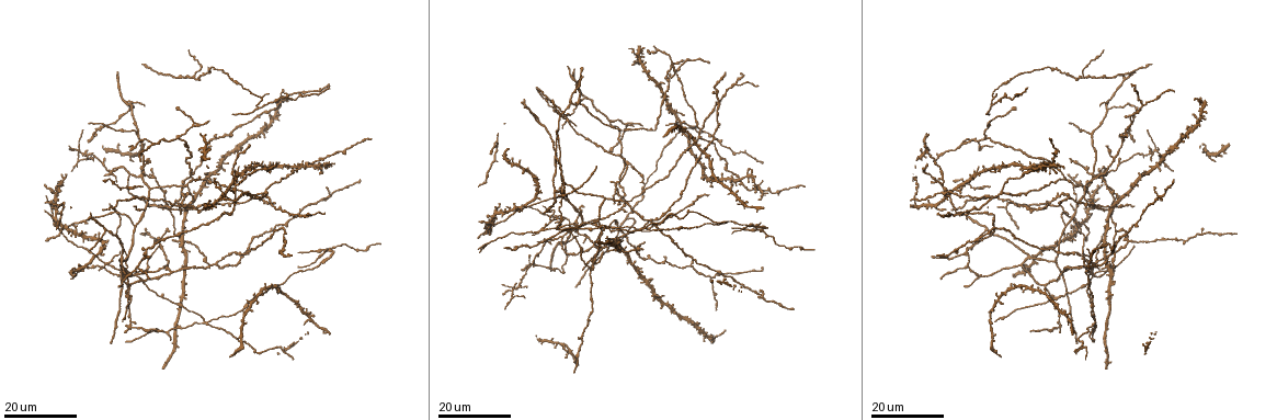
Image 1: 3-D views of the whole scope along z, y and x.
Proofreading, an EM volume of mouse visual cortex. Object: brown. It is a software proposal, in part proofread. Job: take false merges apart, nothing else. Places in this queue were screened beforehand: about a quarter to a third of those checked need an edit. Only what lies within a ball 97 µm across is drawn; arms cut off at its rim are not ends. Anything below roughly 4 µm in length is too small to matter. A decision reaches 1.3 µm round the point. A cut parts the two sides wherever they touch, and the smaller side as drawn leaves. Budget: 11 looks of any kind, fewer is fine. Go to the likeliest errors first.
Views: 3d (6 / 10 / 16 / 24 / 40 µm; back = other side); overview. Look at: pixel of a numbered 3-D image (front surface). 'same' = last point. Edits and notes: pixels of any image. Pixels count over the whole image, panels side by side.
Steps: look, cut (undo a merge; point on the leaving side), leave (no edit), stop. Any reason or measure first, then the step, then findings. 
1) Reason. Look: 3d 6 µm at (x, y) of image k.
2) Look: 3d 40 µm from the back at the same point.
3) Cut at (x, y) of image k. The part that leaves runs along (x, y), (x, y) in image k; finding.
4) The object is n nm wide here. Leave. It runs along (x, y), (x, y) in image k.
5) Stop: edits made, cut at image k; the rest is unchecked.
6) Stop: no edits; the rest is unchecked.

Look: 3d 16 µm at (615, 186) of image 1.

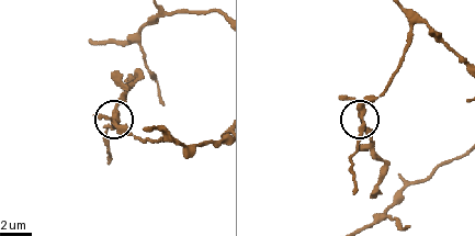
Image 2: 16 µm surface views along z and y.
Look: 3d 6 µm at (365, 111) of image 2.

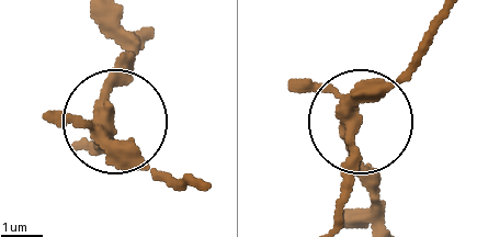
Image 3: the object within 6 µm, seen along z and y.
4 arms meet here. Leave. It runs along (386, 218), (354, 131), (343, 225) in image 3; continuous, no second neuron.

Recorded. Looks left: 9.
Two arms at a narrow angle. Look: 3d 24 µm at (110, 173) of image 1.

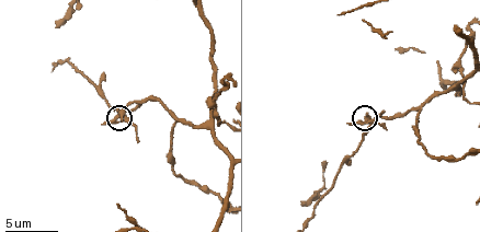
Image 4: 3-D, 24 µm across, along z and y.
Look: 3d 10 µm at (369, 122) of image 4.

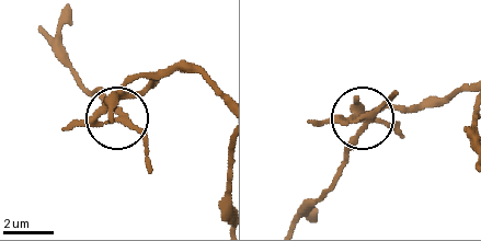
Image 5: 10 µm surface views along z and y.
The object is 260 nm wide here. Cut at (347, 152) of image 5. Two neurons meet here.

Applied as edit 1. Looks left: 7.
Three-way junction. Look: 3d 16 µm at (629, 162) of image 1.

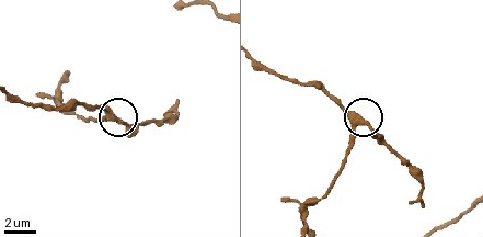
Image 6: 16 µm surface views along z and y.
Look: 3d 10 µm at (360, 117) of image 6.

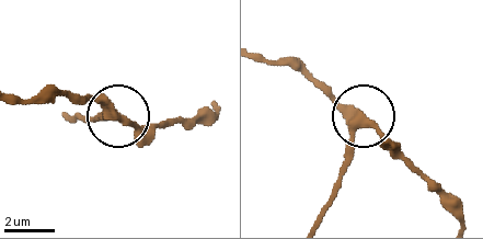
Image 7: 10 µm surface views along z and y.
3 arms meet here. Leave. It runs along (68, 114), (87, 121), (118, 114), (149, 127), (172, 127) in image 7; all the same neuron.

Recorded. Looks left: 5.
Look: 3d 16 µm at (993, 97) of image 1.

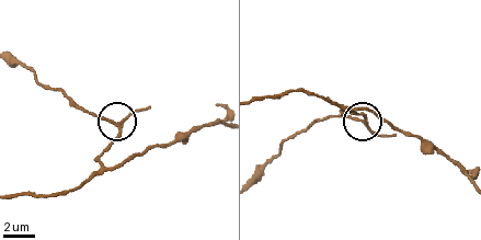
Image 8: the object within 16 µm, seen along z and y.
Look: 3d 6 µm at (121, 133) of image 8.

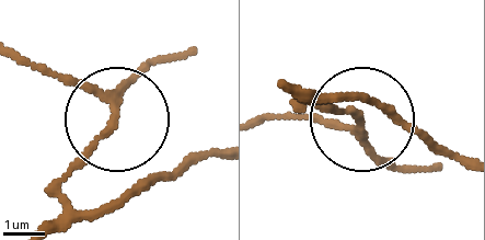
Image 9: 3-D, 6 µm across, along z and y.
3 arms meet here. Cut at (153, 64) of image 9. A second neuron is stuck on.

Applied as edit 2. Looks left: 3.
See it whole again. Look: overview.

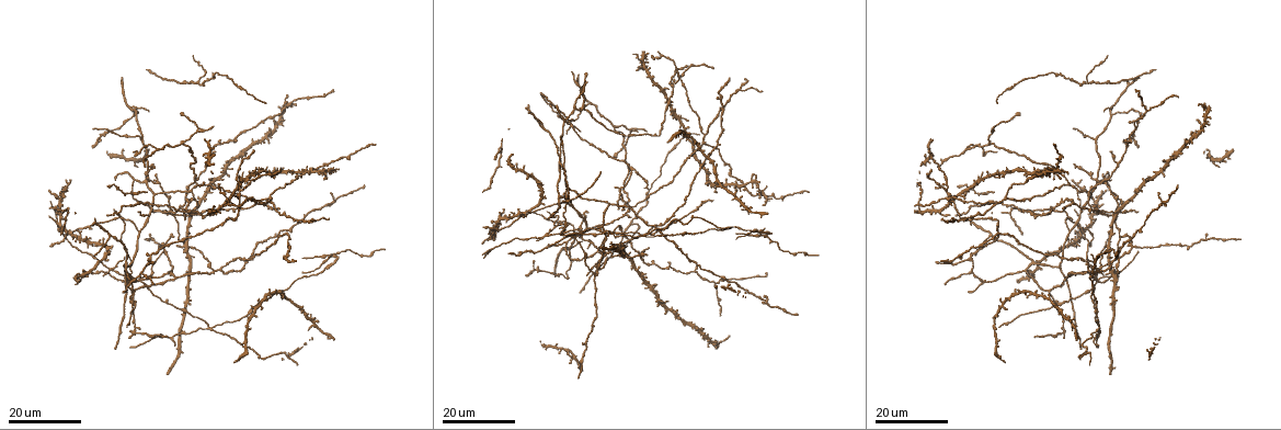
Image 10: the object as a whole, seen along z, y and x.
Three arms meet. Look: 3d 24 µm at (991, 235) of image 10.

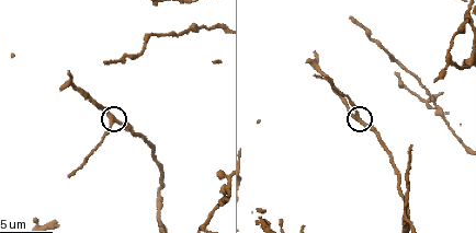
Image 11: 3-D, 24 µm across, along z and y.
Look: 3d 6 µm at (113, 118) of image 11.

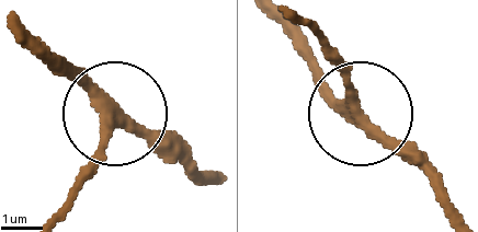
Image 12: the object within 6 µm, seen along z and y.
3 arms meet here. Leave. It runs along (214, 186), (120, 119), (78, 193) in image 12; continuous, no second neuron.

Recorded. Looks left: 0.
Stop: edits made, cut at image 5, cut at image 9; the rest is unchecked.

